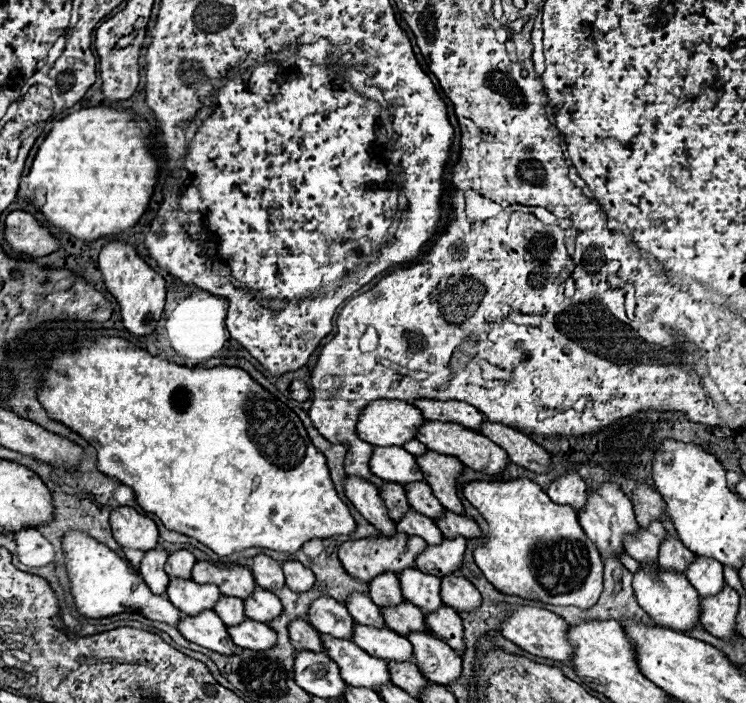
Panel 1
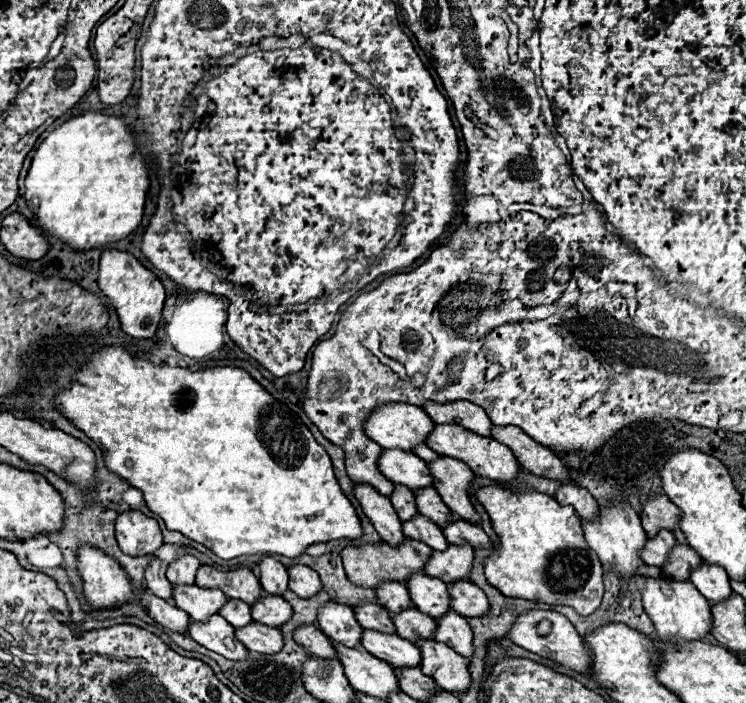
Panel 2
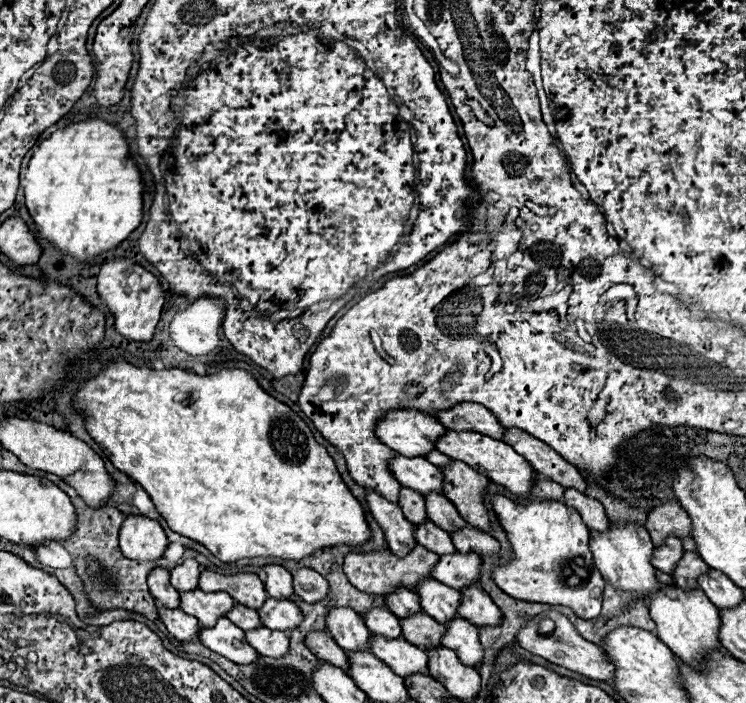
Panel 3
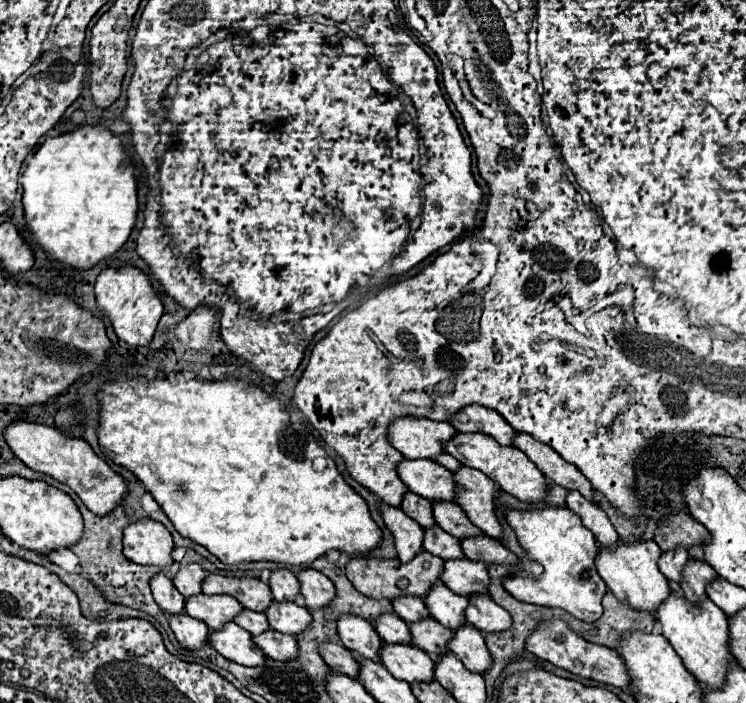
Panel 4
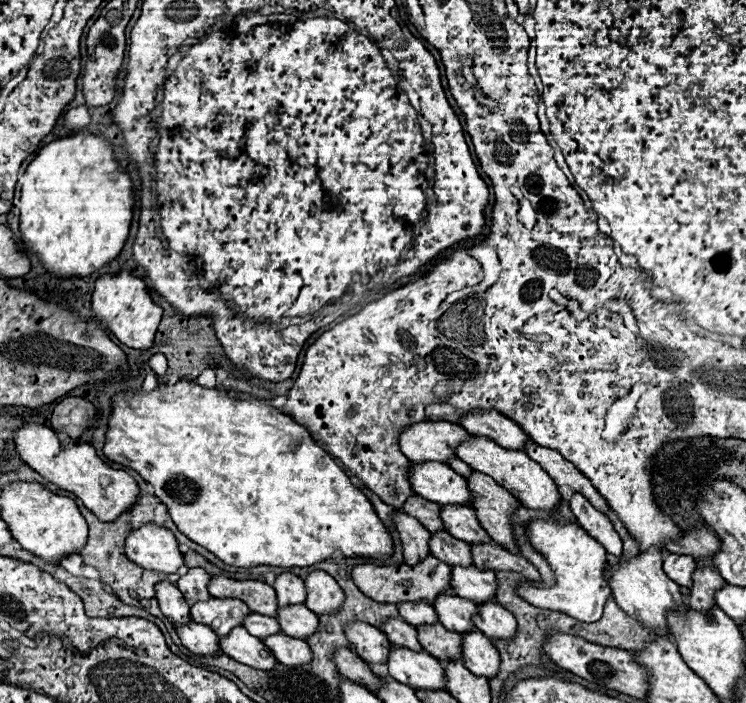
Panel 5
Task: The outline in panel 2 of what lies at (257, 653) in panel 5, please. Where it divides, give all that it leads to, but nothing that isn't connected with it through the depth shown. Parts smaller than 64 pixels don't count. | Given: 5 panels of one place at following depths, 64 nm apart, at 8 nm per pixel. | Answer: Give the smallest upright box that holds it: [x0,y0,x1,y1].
[188,616,248,660]

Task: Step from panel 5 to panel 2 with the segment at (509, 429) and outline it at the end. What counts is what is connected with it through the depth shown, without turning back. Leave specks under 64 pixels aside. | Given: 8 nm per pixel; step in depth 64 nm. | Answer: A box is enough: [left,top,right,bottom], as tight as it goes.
[422,400,492,436]

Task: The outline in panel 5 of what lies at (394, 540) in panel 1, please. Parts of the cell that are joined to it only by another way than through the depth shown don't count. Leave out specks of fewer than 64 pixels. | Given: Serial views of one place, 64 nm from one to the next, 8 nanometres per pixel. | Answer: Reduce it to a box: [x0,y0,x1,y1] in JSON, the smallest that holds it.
[352,556,450,602]

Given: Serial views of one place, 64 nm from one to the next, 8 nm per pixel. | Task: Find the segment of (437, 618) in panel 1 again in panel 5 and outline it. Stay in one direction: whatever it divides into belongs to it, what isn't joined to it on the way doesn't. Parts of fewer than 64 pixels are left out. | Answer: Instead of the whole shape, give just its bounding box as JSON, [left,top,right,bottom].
[462,630,500,678]

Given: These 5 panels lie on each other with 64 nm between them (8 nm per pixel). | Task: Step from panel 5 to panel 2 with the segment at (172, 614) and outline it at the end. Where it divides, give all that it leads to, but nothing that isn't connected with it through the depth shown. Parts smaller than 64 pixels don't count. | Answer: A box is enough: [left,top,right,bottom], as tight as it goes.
[144,558,172,602]

